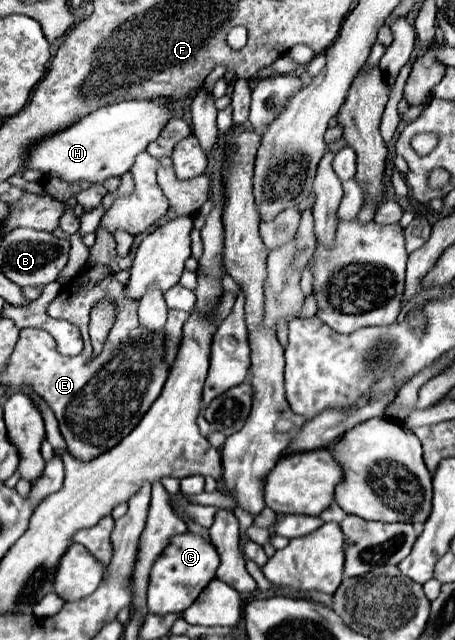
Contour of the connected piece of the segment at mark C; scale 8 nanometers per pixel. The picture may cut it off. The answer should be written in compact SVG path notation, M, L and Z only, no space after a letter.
M191 532L173 536L151 568L149 600L147 600L149 612L157 612L163 616L169 612L183 612L185 608L189 608L201 594L201 590L215 578L219 564L221 560L215 546L203 536Z

